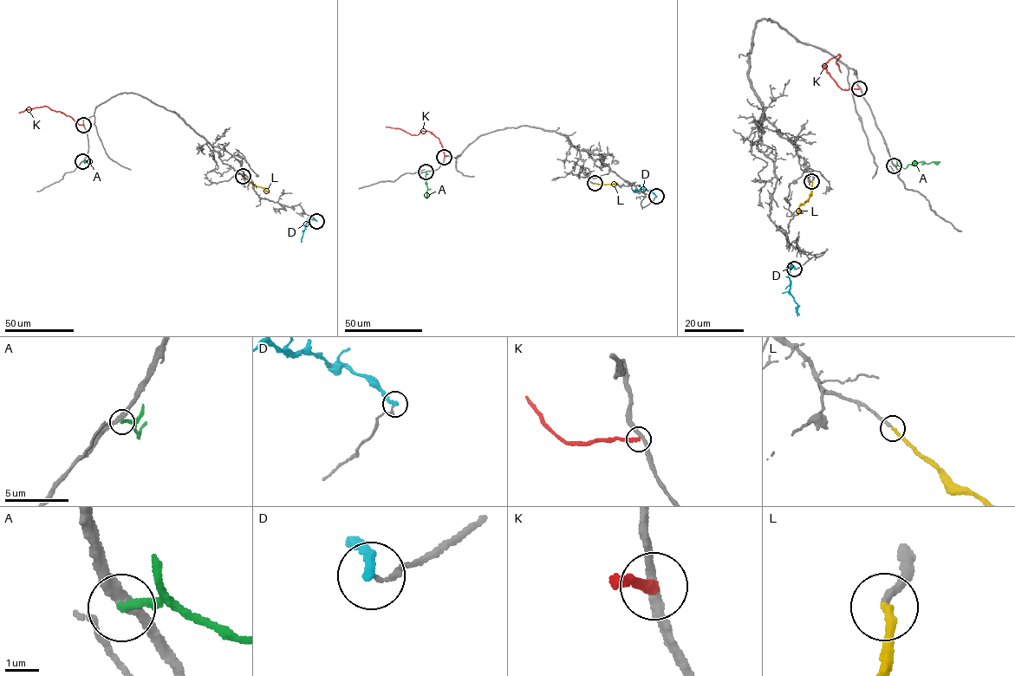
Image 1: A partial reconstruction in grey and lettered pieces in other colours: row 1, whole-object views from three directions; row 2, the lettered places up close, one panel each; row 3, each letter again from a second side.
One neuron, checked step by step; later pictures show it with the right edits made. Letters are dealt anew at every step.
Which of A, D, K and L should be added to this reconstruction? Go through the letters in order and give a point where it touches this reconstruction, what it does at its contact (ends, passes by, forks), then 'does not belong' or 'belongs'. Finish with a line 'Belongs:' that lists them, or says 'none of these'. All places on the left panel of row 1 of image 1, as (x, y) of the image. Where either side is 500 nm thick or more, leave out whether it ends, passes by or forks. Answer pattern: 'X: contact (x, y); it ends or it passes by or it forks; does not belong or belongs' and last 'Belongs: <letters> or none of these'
A: contact (82, 161); it ends; does not belong
D: contact (316, 221); it ends; does not belong
K: contact (83, 125); it ends; does not belong
L: contact (243, 176); it ends; belongs
Belongs: L

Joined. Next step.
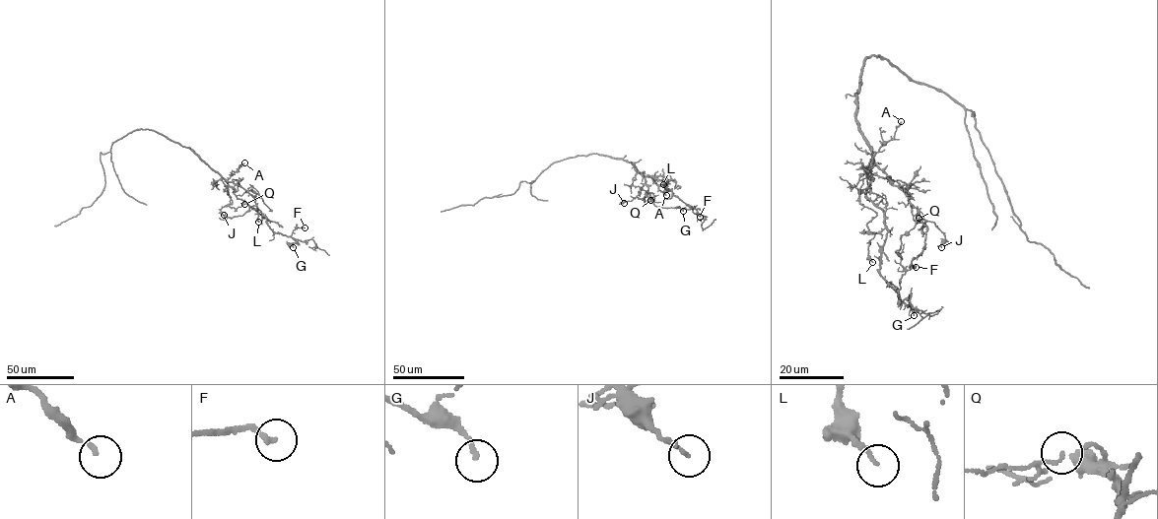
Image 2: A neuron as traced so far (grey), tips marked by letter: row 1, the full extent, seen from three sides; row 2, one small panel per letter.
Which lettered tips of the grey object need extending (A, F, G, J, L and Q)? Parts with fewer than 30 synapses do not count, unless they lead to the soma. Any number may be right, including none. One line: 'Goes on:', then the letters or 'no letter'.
Goes on: no letter

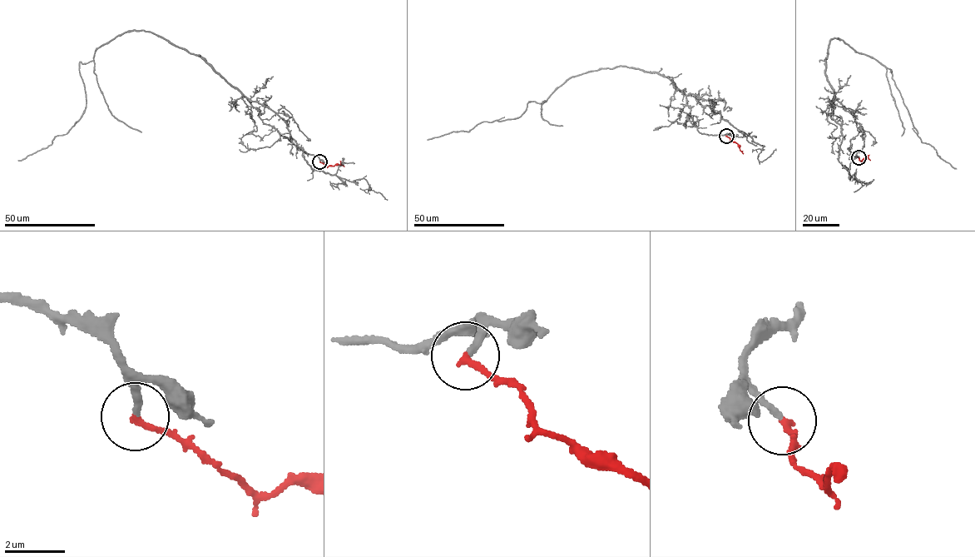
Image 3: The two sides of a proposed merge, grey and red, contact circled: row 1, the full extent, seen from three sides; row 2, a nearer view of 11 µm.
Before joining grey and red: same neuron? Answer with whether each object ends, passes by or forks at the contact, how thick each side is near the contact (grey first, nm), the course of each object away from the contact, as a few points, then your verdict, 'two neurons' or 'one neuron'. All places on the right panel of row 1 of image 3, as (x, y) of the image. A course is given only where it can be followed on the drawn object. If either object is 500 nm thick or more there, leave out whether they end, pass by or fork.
grey ends there; red ends there; 200 nm thick on the grey side, 220 nm on the other; grey runs (858, 157), (865, 134), (837, 100), (825, 72), (828, 46), (834, 38), (891, 70), (921, 141), (956, 168); red runs (858, 157), (861, 161), (866, 158), (870, 160); one neuron

